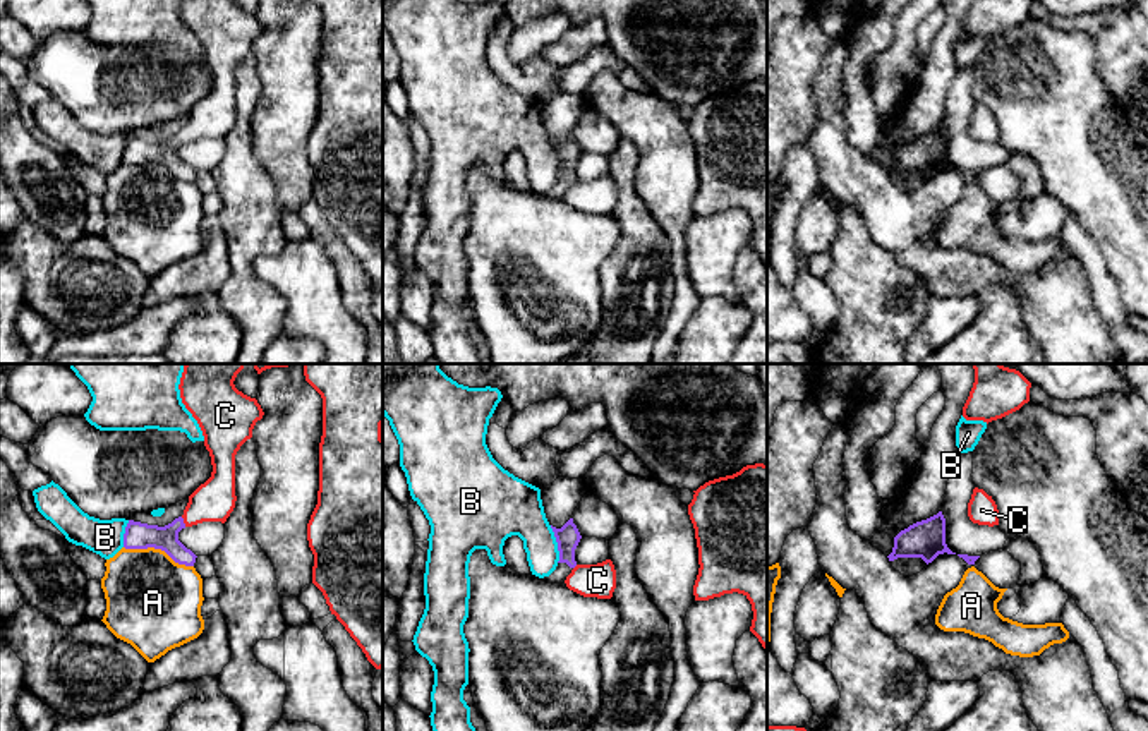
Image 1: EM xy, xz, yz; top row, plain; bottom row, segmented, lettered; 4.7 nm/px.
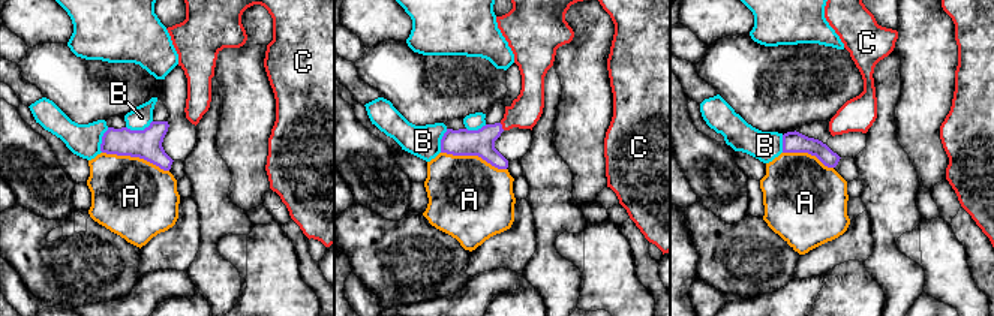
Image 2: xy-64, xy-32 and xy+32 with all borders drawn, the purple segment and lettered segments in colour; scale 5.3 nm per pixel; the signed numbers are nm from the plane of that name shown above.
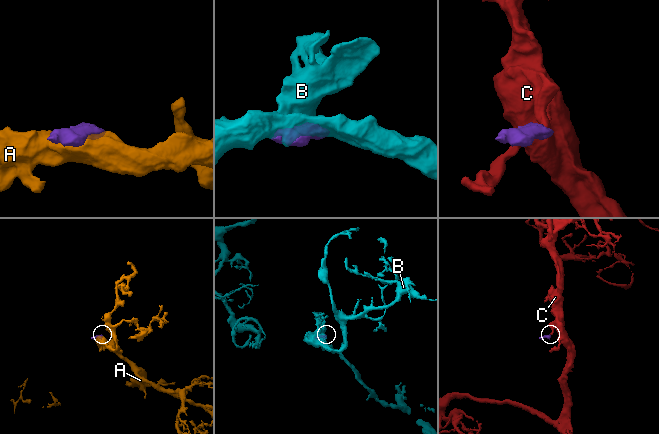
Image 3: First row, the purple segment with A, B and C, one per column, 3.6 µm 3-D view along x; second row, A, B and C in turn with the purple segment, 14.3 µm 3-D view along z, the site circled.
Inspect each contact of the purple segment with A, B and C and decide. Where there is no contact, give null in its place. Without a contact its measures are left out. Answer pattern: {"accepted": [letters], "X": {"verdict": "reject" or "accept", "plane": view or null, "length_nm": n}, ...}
{"accepted": ["C"], "A": {"verdict": "reject", "plane": "xy", "length_nm": 340}, "B": {"verdict": "reject", "plane": "xz", "length_nm": 180}, "C": {"verdict": "accept", "plane": "xy", "length_nm": 50}}

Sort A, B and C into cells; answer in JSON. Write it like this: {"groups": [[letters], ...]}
{"groups": [["A"], ["B"], ["C"]]}

